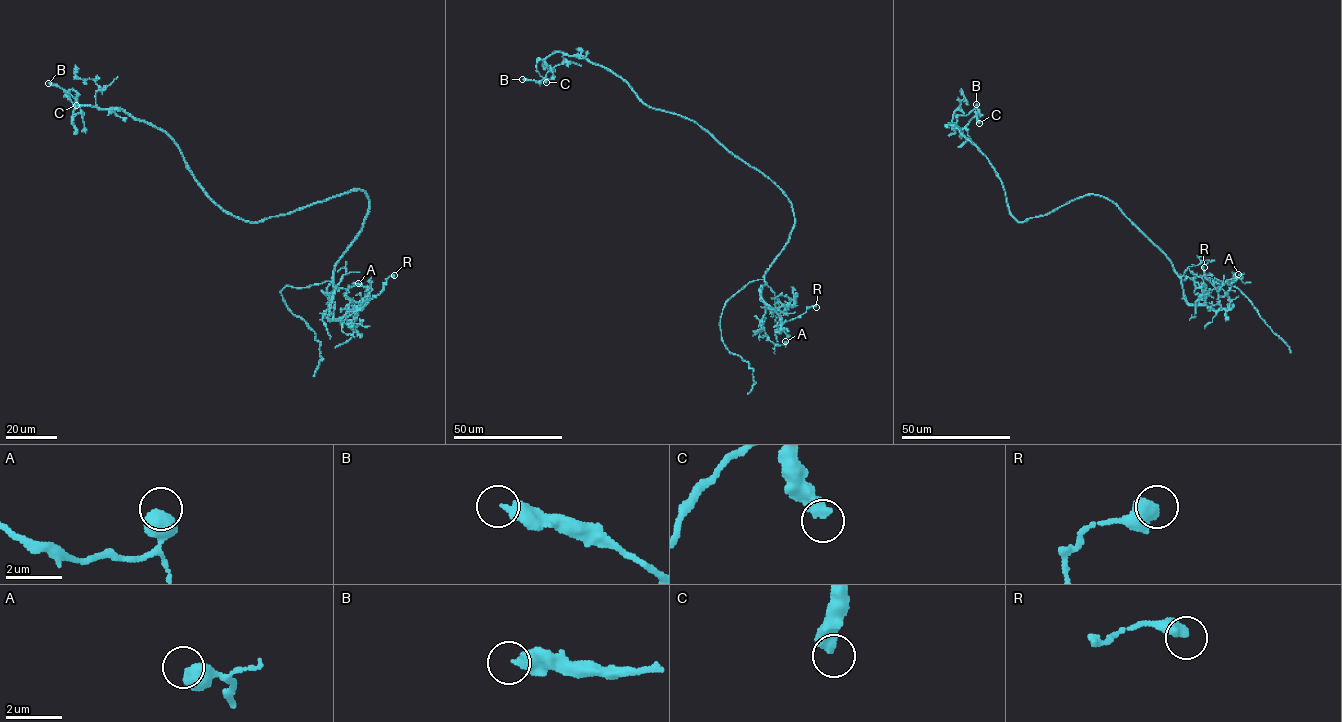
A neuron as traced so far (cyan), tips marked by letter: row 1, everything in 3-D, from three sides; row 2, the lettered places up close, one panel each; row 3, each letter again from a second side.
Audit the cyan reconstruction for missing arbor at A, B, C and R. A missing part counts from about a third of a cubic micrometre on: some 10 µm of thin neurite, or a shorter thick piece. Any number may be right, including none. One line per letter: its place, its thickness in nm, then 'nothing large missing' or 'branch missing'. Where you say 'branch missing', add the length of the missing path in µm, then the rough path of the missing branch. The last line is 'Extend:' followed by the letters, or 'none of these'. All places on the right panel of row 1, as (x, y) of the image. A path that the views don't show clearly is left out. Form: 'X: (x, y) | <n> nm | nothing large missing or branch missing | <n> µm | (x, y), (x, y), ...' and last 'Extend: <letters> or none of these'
A: (1238, 274) | 700 nm | nothing large missing
B: (976, 104) | 400 nm | nothing large missing
C: (979, 123) | 500 nm | nothing large missing
R: (1204, 267) | 550 nm | nothing large missing
Extend: none of these

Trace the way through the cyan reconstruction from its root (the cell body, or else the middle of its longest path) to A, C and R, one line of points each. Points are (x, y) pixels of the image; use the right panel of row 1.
A: (1067, 204), (1087, 194), (1112, 201), (1170, 261), (1190, 304), (1228, 280), (1241, 279), (1238, 274)
C: (1067, 204), (1017, 221), (1010, 214), (1003, 184), (988, 159), (949, 123), (973, 109), (979, 123)
R: (1067, 204), (1087, 194), (1112, 201), (1170, 261), (1184, 299), (1217, 310), (1218, 294), (1204, 267)

